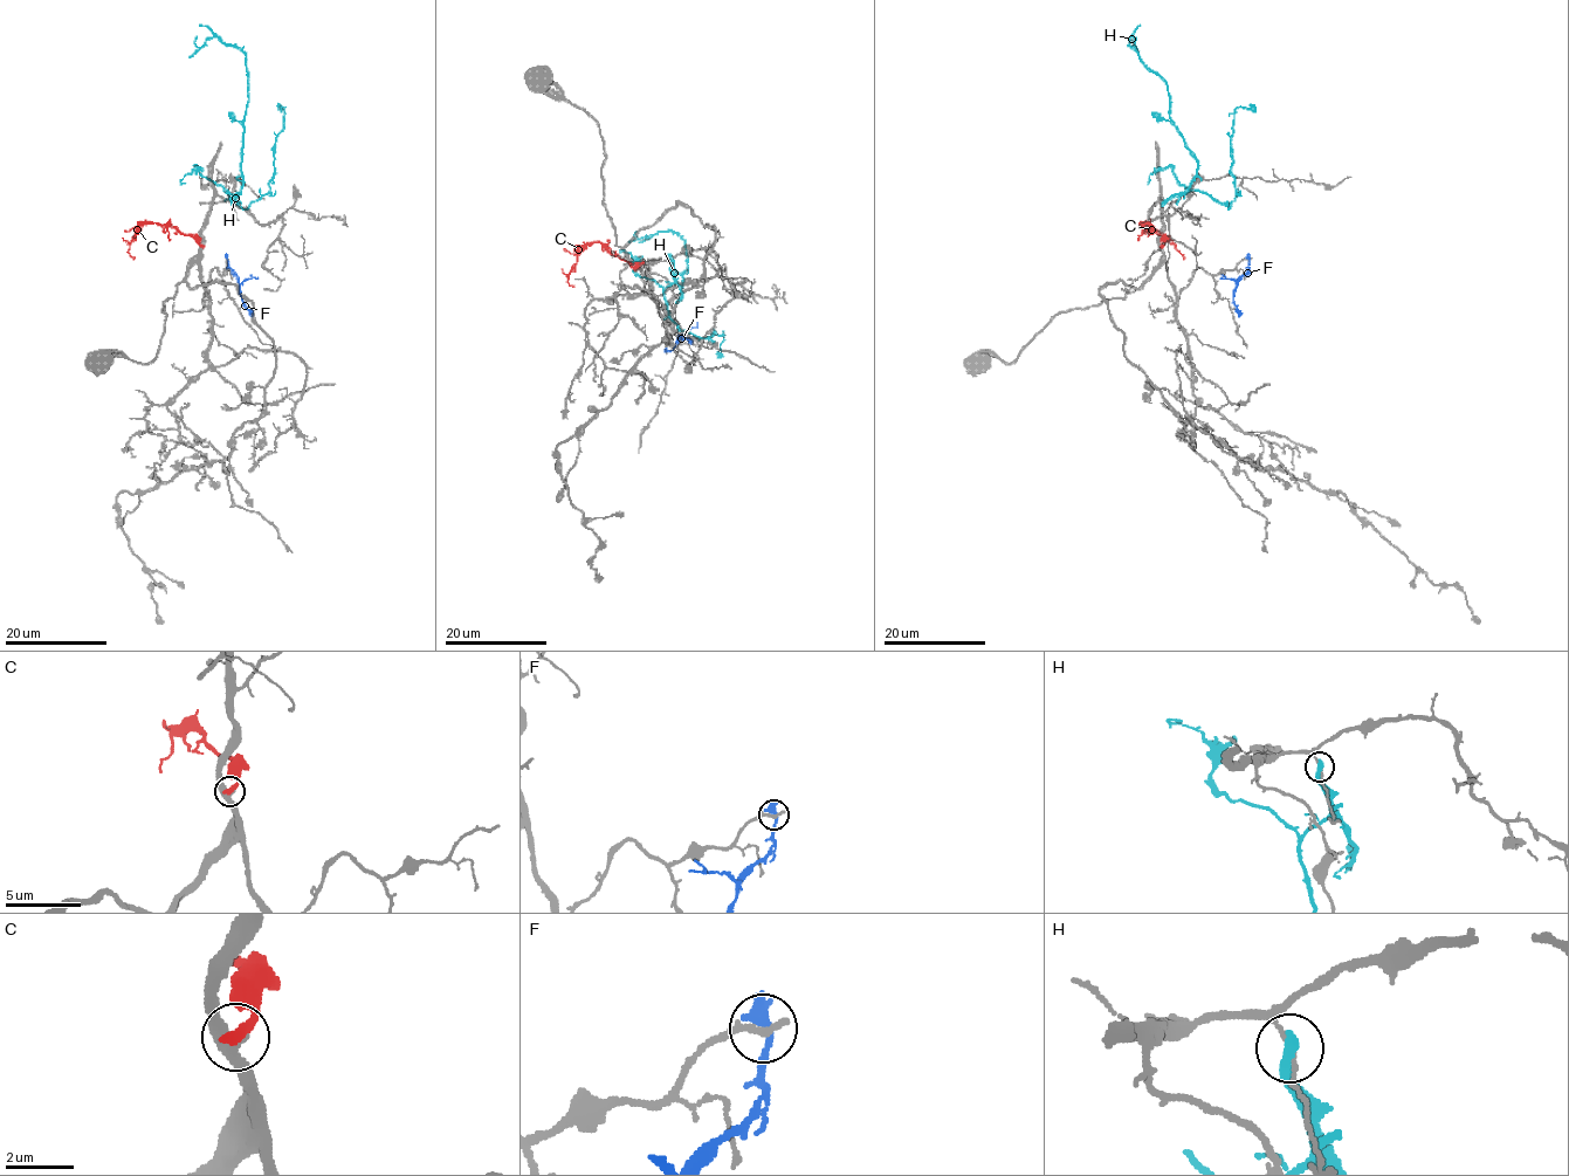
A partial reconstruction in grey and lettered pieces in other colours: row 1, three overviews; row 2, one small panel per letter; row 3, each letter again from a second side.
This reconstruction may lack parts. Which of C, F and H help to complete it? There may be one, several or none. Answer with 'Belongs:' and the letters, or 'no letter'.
Belongs: no letter

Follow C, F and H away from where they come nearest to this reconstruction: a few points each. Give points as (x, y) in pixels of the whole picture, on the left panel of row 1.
C: (201, 247), (193, 236), (173, 227), (144, 222), (129, 243), (128, 253), (135, 258)
F: (227, 259), (252, 316)
H: (231, 203), (241, 188), (248, 100), (246, 56), (217, 38), (198, 47), (197, 36)

